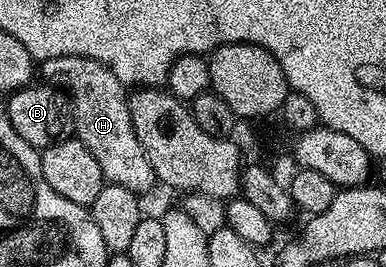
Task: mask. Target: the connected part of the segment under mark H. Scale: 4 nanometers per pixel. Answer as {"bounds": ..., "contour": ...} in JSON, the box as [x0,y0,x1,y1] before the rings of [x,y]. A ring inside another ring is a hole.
{"bounds":[40,55,155,193],"contour":[[[65,55],[41,60],[40,79],[41,82],[68,93],[73,134],[81,143],[88,145],[88,153],[96,157],[106,183],[124,185],[124,189],[135,193],[143,193],[150,186],[155,186],[152,165],[140,141],[136,141],[136,129],[132,129],[128,88],[118,80],[114,68],[88,57]]]}

